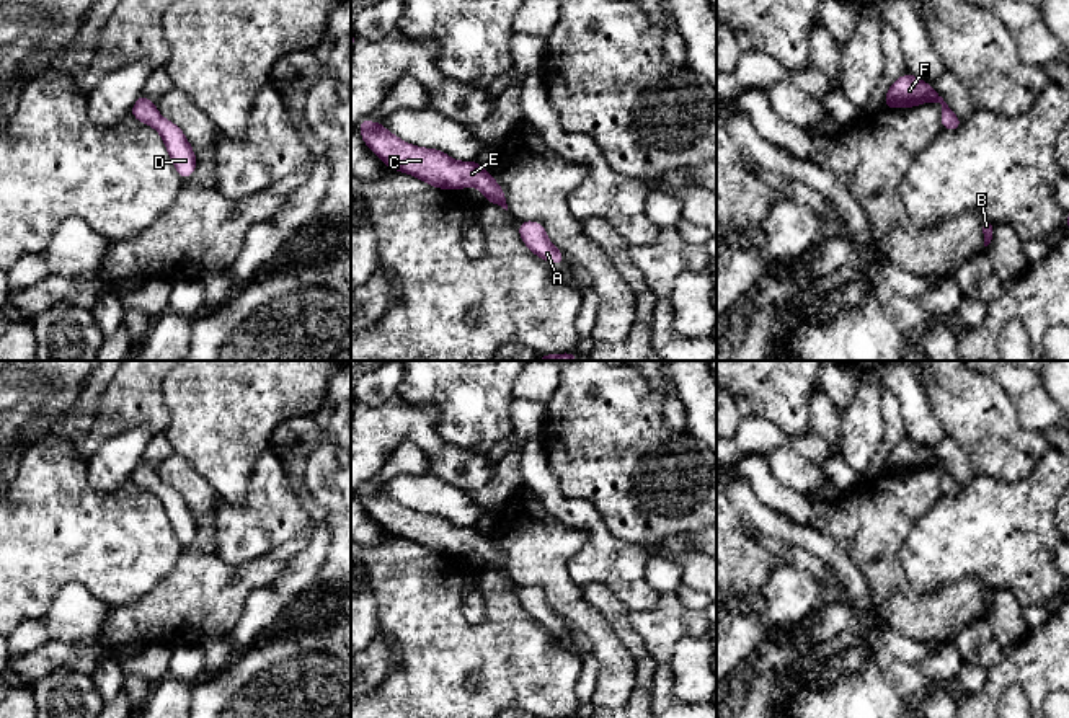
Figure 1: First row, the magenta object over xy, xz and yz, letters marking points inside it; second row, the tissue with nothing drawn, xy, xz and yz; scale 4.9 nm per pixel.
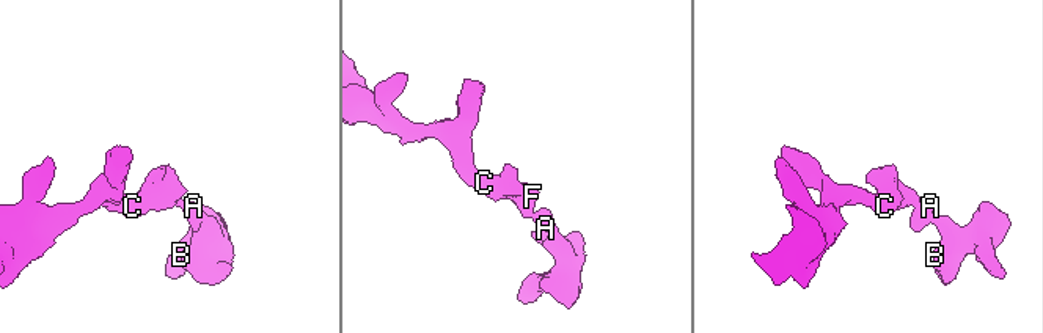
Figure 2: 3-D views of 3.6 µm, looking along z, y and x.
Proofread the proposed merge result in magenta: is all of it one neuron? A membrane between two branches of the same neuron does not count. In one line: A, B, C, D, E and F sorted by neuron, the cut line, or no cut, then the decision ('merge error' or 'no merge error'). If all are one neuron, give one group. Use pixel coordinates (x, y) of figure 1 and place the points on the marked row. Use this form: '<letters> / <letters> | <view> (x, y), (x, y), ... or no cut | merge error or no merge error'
A B C D E F | no cut | no merge error

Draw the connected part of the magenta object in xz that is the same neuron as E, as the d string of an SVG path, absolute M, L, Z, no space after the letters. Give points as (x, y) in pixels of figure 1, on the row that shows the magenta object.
M361 119L356 126L361 127L361 139L388 168L413 175L434 188L477 186L485 199L508 211L503 188L475 160L455 162L436 148L415 147L400 140L379 121Z

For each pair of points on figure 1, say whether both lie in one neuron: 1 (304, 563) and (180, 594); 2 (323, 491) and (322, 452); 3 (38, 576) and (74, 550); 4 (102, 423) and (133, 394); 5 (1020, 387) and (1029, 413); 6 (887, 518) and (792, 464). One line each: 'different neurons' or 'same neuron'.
1: different neurons
2: same neuron
3: same neuron
4: same neuron
5: same neuron
6: different neurons

